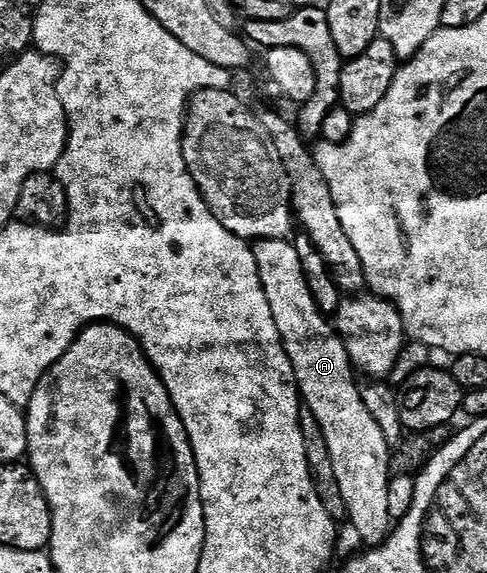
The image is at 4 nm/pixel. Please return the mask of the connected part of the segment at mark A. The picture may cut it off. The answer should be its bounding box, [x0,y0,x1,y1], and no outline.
[251,238,391,547]

